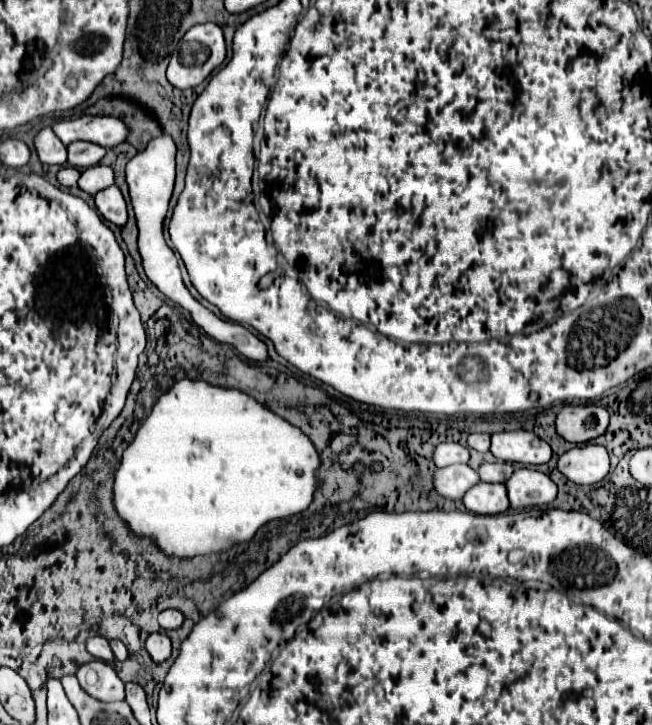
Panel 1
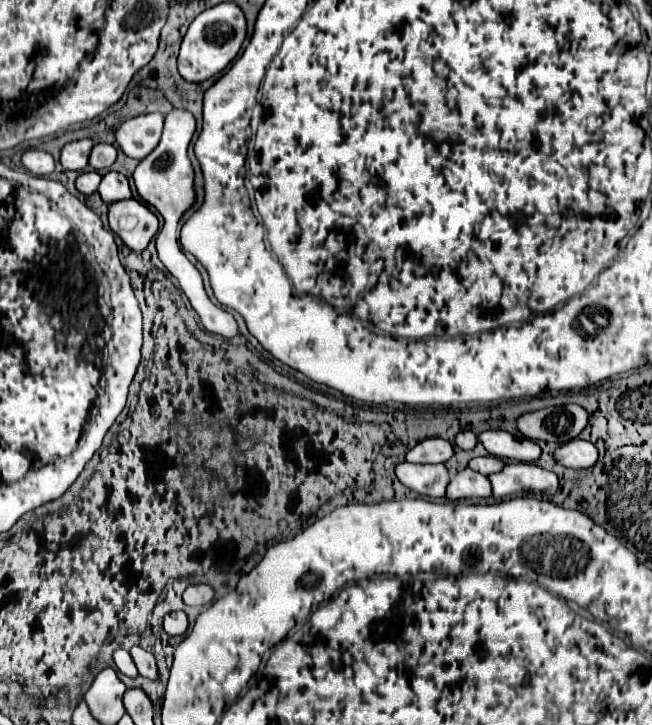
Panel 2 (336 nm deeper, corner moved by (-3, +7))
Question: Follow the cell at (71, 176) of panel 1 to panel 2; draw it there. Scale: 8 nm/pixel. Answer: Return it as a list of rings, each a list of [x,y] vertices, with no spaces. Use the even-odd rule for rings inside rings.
[[[84,171],[78,179],[76,179],[76,189],[80,191],[80,193],[84,193],[84,195],[92,195],[92,193],[96,193],[96,189],[98,189],[98,185],[100,185],[100,173],[96,173],[96,171]]]

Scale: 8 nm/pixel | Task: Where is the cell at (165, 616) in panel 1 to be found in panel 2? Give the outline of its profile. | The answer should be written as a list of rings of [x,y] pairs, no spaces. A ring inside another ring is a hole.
[[[190,585],[190,587],[184,591],[184,595],[182,595],[184,603],[190,605],[190,607],[206,605],[206,603],[212,601],[212,597],[214,597],[214,591],[212,591],[212,587],[208,587],[208,585]]]

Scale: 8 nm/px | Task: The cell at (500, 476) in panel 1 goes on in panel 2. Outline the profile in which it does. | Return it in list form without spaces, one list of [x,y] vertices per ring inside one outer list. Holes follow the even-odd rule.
[[[488,455],[488,457],[474,457],[474,459],[470,461],[470,469],[478,471],[478,473],[482,473],[482,475],[498,473],[502,467],[504,467],[504,461],[498,459],[498,457],[492,457],[492,455]]]

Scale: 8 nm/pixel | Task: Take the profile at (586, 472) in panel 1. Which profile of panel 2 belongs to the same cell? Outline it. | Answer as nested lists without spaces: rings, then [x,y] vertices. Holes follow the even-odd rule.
[[[572,439],[556,449],[554,459],[568,469],[584,469],[592,467],[598,461],[598,449],[590,441]]]

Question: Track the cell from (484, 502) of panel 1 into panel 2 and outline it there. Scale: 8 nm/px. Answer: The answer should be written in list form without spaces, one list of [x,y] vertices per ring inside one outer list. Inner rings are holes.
[[[464,469],[460,471],[448,485],[446,497],[448,499],[466,499],[466,497],[490,497],[492,495],[492,487],[488,477],[472,471],[472,469]]]

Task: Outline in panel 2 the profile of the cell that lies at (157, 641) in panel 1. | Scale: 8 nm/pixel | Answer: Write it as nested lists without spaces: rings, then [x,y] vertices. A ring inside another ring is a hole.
[[[172,611],[164,617],[164,631],[168,635],[184,635],[188,629],[188,617],[184,611]]]

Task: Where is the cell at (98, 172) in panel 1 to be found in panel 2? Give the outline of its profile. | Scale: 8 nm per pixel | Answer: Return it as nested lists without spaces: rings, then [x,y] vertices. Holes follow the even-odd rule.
[[[108,171],[102,177],[98,193],[100,193],[104,203],[114,203],[114,201],[130,199],[132,197],[130,187],[128,187],[128,179],[122,173],[118,173],[118,171]]]

